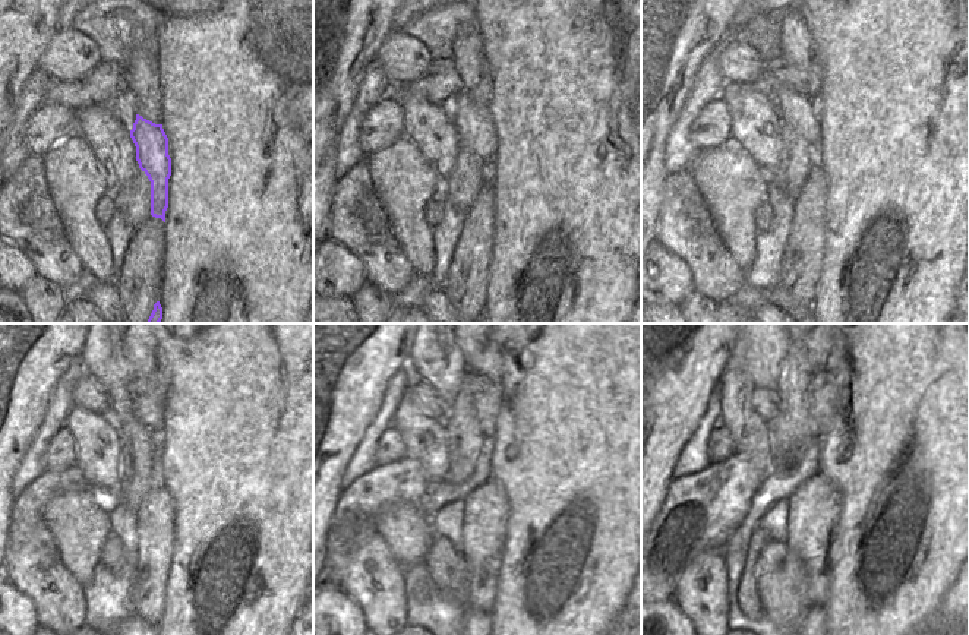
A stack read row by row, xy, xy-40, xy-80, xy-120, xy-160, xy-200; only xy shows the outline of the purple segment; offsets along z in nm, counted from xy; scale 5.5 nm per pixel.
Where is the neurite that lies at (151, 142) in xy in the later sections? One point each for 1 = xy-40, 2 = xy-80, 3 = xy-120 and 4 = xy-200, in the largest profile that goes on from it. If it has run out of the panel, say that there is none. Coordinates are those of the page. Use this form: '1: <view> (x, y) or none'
1: xy-40 (473, 123)
2: xy-80 (799, 113)
3: xy-120 (103, 357)
4: xy-200 (764, 353)

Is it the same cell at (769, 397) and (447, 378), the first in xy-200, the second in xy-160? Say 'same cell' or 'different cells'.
different cells

